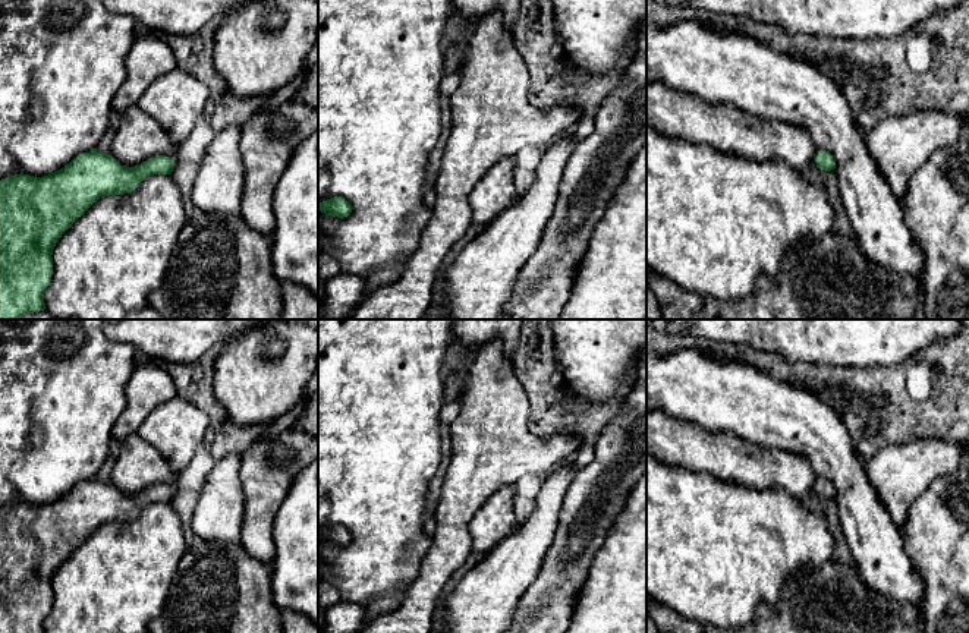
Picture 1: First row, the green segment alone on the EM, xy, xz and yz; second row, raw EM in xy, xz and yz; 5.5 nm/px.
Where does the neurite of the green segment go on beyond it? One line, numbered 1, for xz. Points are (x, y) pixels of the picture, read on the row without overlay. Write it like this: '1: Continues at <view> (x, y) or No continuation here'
1: No continuation here

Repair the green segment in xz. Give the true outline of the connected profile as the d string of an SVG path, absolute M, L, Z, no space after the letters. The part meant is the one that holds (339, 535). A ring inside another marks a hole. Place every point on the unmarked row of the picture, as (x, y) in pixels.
M334 525L331 528L323 529L318 532L318 538L325 544L333 544L339 547L345 547L350 544L352 533L342 525Z

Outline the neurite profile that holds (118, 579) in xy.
M154 503L123 523L94 530L67 557L53 577L53 604L44 621L45 633L148 633L148 626L164 608L179 561L186 551L183 528L172 503Z

